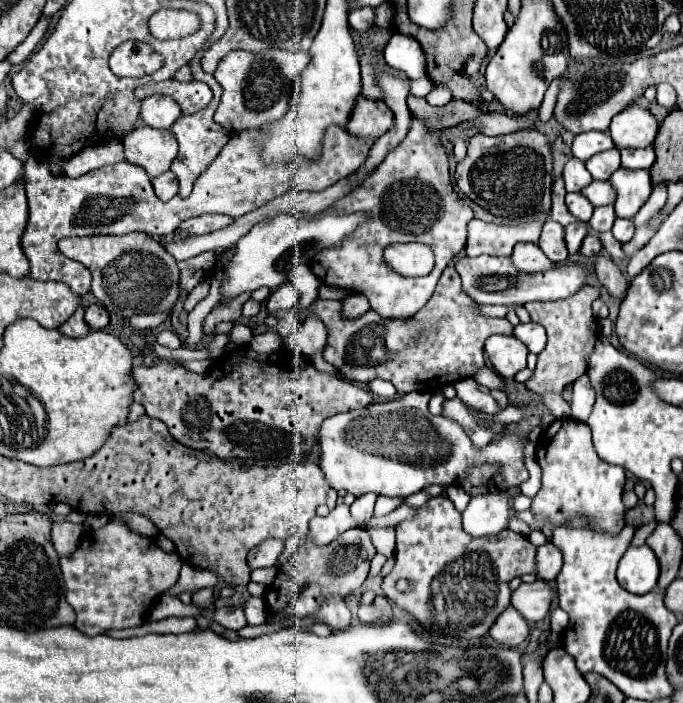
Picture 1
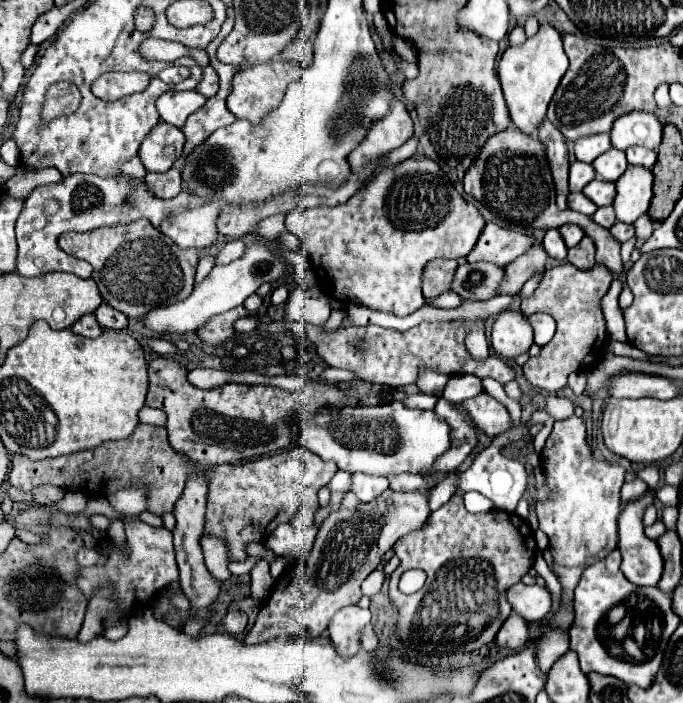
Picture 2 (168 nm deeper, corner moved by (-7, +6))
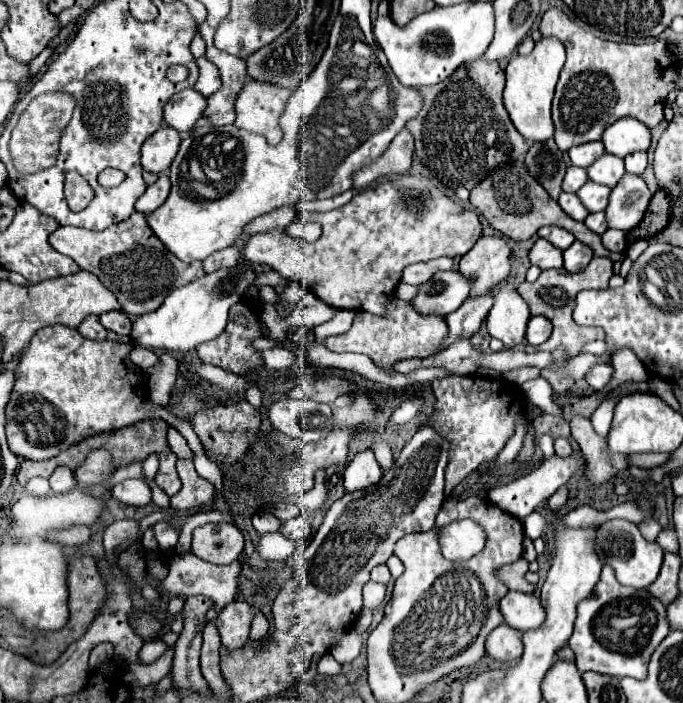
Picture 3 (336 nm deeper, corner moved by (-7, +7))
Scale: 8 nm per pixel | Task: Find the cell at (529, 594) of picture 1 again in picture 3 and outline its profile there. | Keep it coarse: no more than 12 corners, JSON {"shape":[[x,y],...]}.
{"shape":[[509,591],[505,623],[521,633],[545,621],[537,593]]}

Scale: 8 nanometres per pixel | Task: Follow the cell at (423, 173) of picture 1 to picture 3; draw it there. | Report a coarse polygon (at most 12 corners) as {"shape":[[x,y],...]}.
{"shape":[[393,175],[241,255],[337,309],[385,315],[407,265],[461,257],[479,215]]}

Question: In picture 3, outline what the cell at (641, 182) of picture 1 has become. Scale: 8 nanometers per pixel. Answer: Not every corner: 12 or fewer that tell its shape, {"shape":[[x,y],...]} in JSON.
{"shape":[[625,173],[609,195],[609,227],[631,231],[647,211],[643,177]]}

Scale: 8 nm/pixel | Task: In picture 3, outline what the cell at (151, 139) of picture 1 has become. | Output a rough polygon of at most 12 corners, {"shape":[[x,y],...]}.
{"shape":[[161,125],[141,147],[143,169],[165,173],[179,133]]}

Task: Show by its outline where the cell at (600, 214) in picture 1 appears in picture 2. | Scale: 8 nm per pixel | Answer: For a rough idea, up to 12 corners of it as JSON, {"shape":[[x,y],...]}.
{"shape":[[613,206],[597,208],[591,216],[601,228],[611,228],[617,218]]}

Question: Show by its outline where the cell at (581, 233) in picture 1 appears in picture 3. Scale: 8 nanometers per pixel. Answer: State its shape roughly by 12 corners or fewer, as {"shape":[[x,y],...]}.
{"shape":[[543,227],[537,235],[565,251],[575,235],[559,227]]}

